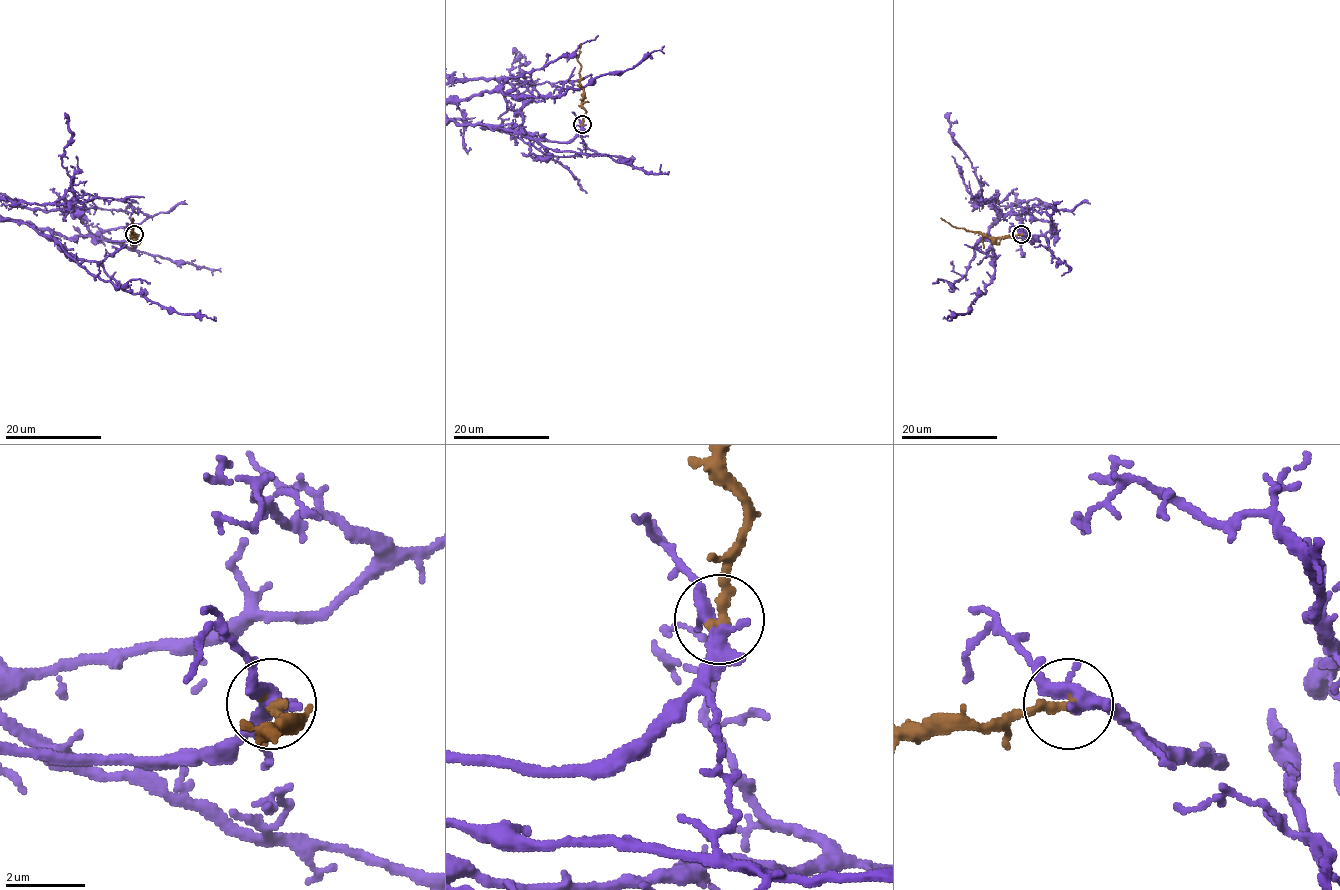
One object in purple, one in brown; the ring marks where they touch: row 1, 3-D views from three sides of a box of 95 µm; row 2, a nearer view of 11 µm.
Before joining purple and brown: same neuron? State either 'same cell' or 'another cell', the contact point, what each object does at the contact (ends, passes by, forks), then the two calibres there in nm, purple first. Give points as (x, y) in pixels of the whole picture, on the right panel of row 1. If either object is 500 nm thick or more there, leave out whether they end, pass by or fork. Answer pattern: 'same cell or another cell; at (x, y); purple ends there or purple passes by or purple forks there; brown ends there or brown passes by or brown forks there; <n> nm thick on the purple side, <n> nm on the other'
same cell; at (1021, 234); purple passes by; brown ends there; 400 nm thick on the purple side, 280 nm on the other

